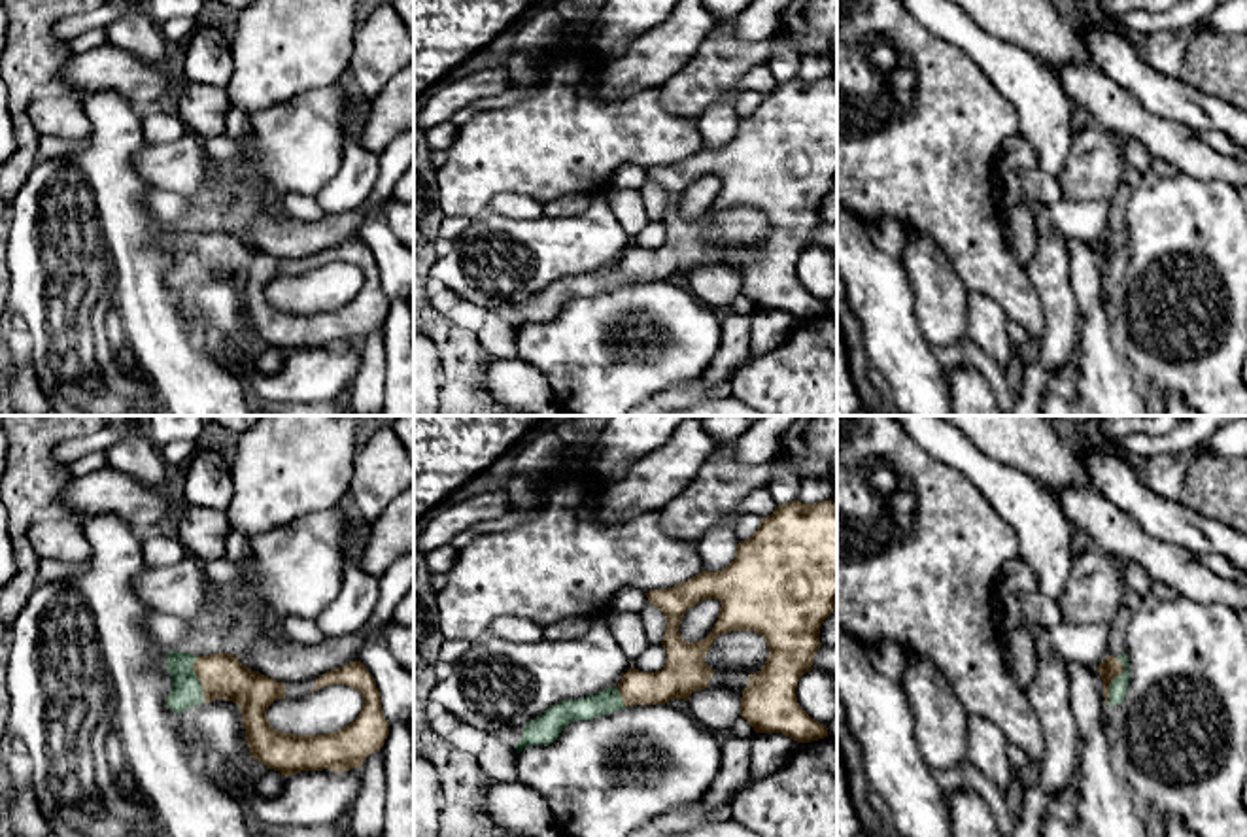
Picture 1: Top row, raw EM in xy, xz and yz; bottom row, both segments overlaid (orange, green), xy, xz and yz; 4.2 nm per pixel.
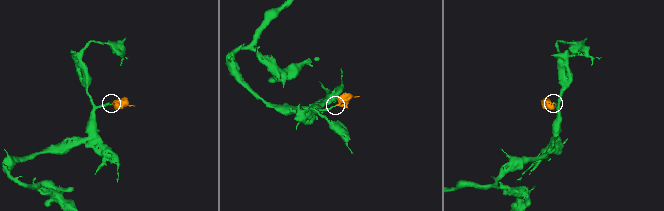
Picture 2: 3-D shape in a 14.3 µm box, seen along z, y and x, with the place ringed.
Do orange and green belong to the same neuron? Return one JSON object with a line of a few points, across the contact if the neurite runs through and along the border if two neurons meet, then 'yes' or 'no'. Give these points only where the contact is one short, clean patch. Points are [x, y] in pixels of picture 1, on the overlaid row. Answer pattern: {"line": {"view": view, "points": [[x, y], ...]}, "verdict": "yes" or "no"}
{"line": {"view": "yz", "points": [[1111, 667], [1111, 681], [1119, 686]]}, "verdict": "yes"}

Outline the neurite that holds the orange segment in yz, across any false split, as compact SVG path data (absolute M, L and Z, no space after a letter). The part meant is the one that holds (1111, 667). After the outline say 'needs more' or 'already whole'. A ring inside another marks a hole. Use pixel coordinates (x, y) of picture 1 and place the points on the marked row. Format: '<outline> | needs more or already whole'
M1109 656L1105 661L1098 665L1098 673L1103 680L1103 695L1107 705L1120 705L1124 701L1132 678L1128 669L1128 656Z | needs more

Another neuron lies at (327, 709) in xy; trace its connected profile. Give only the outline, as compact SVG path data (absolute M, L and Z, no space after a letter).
M323 686L300 697L282 697L266 709L266 720L282 733L325 735L338 731L363 710L363 695L350 686Z

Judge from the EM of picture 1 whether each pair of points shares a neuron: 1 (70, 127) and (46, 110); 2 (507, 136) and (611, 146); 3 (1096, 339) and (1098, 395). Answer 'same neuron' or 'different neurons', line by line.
1: same neuron
2: same neuron
3: same neuron

